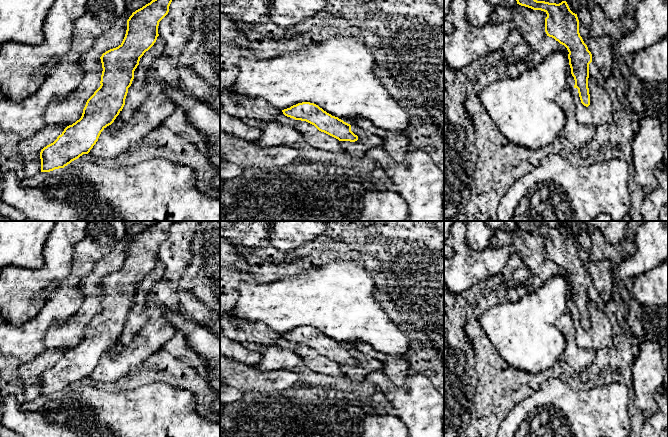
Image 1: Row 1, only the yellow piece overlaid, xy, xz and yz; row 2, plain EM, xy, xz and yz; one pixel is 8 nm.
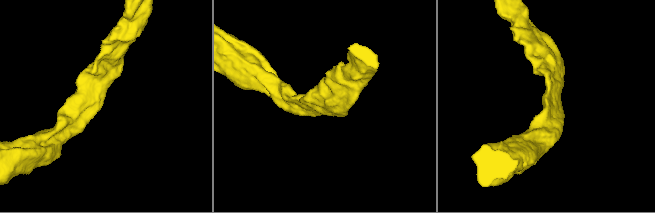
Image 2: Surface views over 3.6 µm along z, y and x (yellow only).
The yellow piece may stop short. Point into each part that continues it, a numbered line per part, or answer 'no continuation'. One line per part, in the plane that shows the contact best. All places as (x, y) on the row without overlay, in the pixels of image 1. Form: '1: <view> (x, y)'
no continuation

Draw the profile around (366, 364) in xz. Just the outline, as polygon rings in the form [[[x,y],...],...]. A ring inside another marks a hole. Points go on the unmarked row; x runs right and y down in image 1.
[[[351,350],[351,355],[358,360],[355,366],[341,365],[341,371],[352,382],[361,383],[367,375],[375,371],[381,371],[383,364],[360,350]]]

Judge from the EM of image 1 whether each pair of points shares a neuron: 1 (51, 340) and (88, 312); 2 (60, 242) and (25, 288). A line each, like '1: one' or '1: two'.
1: one
2: one

